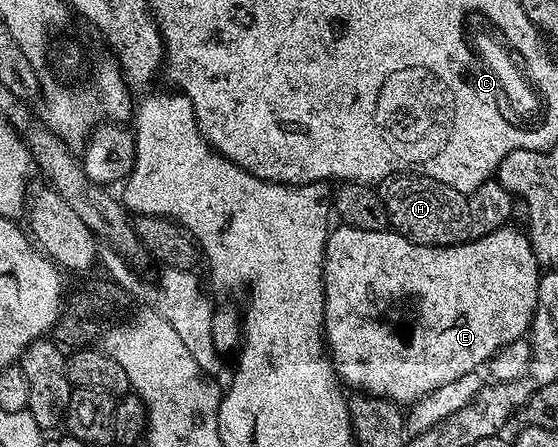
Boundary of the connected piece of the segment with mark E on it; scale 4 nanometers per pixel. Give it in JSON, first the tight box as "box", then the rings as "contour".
{"box":[325,225,541,405],"contour":[[[337,225],[329,232],[329,239],[325,242],[325,346],[333,368],[344,386],[356,389],[358,392],[375,397],[390,399],[398,405],[412,405],[450,381],[463,377],[463,373],[471,373],[484,368],[489,358],[503,345],[522,338],[529,330],[529,322],[533,320],[533,310],[537,300],[537,290],[541,280],[541,271],[533,244],[524,230],[513,225],[506,225],[495,229],[486,235],[470,237],[463,243],[456,243],[450,247],[428,247],[412,243],[407,237],[398,235],[392,229],[383,231],[368,231],[358,227]]]}

